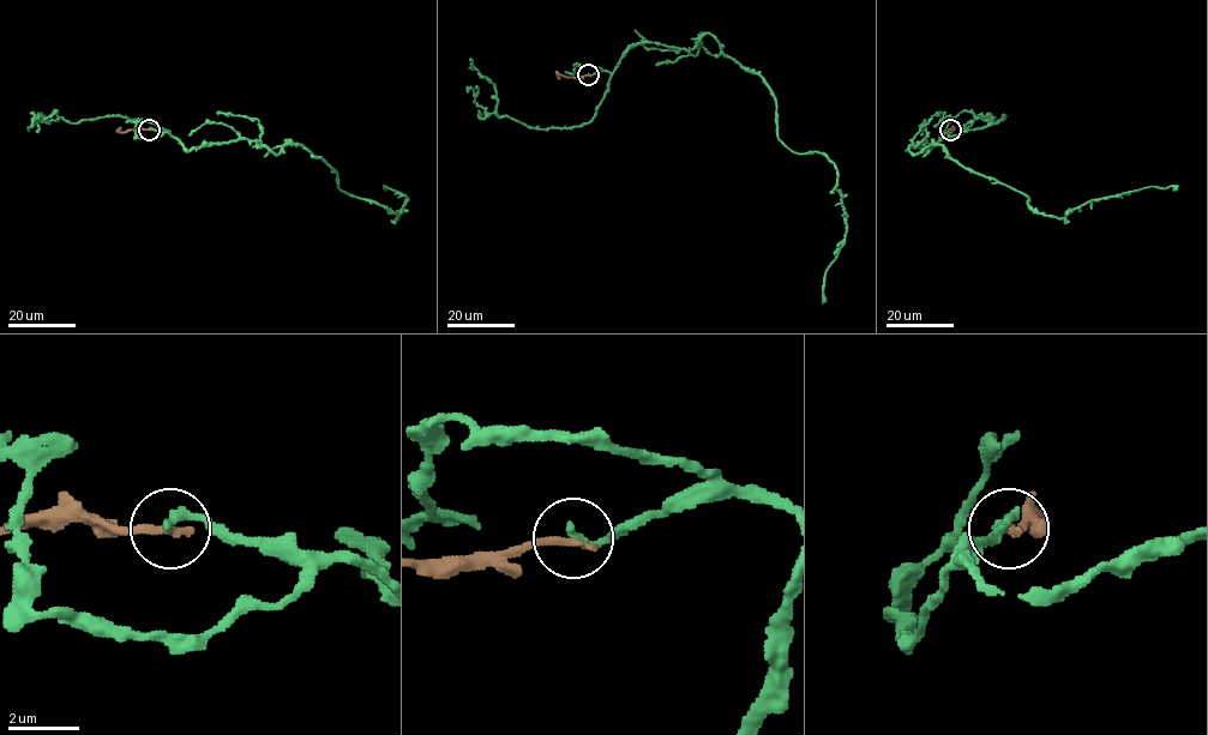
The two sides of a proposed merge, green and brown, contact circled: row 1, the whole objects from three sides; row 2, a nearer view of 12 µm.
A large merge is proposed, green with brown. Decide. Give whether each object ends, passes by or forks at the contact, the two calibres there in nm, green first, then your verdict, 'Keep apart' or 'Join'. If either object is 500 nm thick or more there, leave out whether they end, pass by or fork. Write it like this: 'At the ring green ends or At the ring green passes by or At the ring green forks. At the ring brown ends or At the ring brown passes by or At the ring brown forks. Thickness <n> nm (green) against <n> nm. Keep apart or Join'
At the ring green ends. At the ring brown ends. Thickness 240 nm (green) against 280 nm. Keep apart

